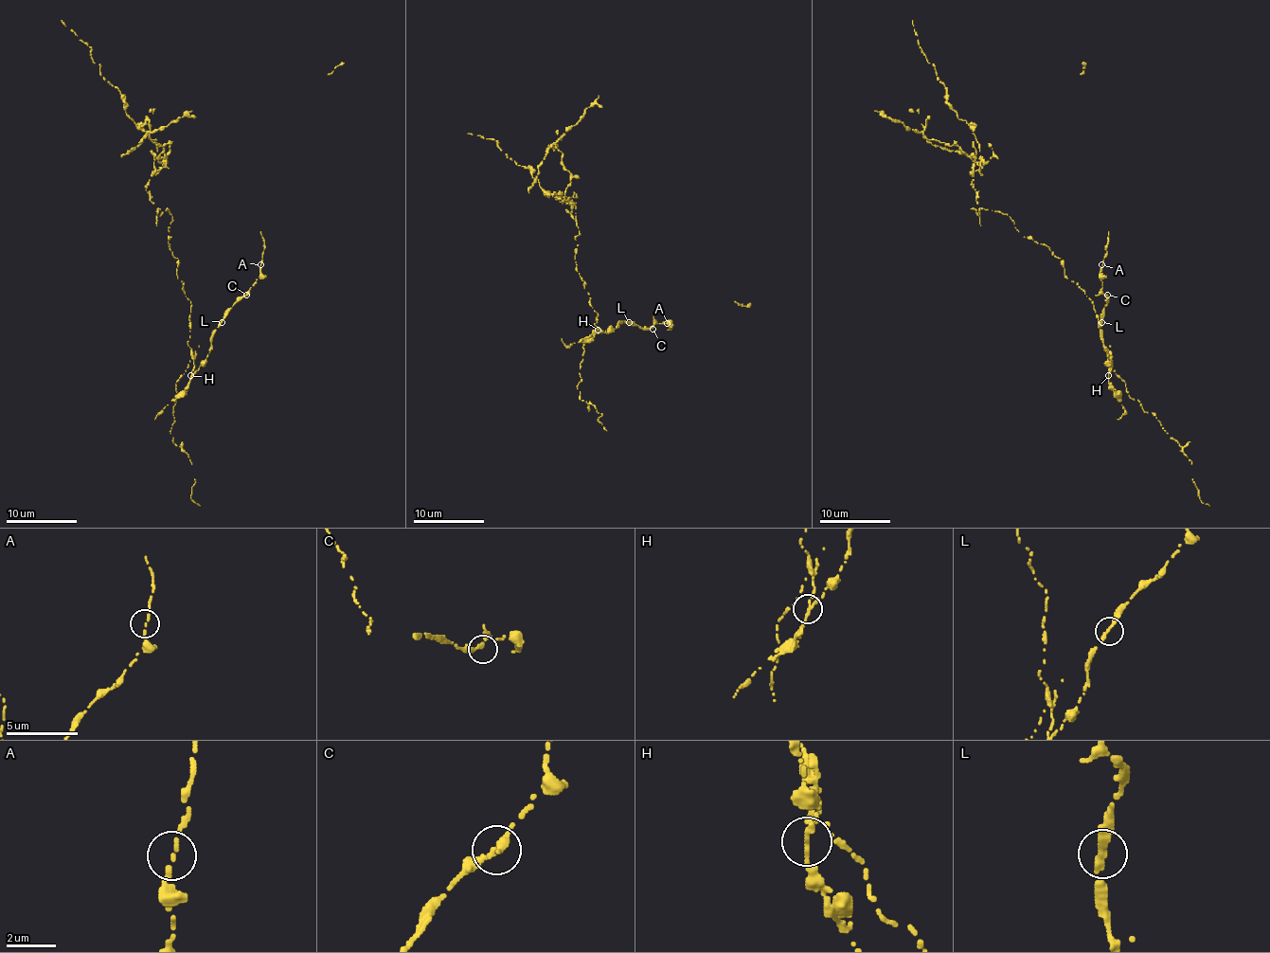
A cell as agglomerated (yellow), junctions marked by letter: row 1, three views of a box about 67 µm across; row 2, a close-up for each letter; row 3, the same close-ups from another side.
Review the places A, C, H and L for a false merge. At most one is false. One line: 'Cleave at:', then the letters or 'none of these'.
Cleave at: H

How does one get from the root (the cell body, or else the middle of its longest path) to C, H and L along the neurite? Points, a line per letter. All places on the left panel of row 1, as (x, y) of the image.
C: (184, 291), (191, 302), (187, 346), (191, 350), (195, 370), (207, 356), (212, 333), (223, 315), (246, 295)
H: (184, 291), (191, 302), (187, 341), (195, 366), (191, 376)
L: (184, 291), (191, 302), (187, 346), (191, 350), (195, 370), (207, 356), (212, 333), (222, 321)

